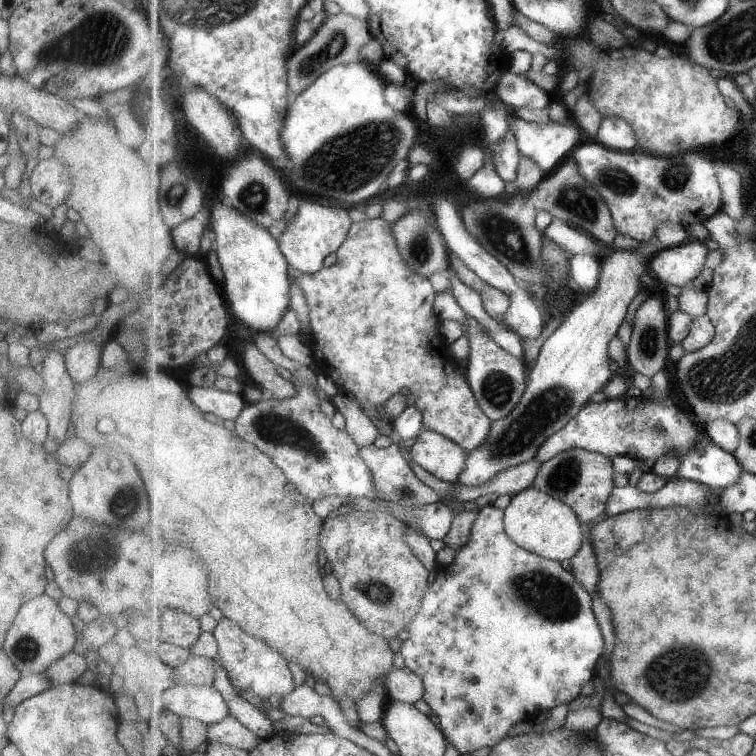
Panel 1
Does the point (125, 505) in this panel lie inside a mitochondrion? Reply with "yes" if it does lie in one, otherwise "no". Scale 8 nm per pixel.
yes

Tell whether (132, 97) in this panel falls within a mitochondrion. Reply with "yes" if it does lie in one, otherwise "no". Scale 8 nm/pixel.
no

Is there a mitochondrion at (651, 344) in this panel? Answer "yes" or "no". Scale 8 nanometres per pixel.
yes

